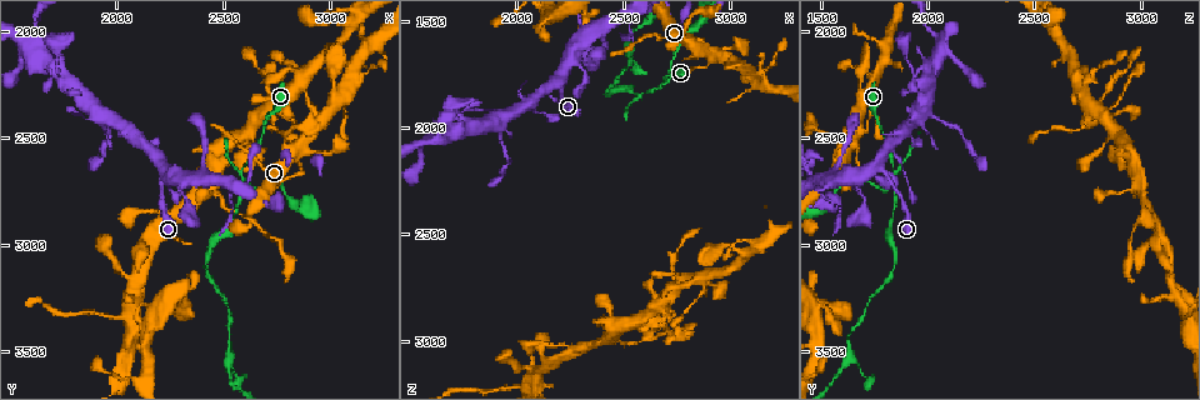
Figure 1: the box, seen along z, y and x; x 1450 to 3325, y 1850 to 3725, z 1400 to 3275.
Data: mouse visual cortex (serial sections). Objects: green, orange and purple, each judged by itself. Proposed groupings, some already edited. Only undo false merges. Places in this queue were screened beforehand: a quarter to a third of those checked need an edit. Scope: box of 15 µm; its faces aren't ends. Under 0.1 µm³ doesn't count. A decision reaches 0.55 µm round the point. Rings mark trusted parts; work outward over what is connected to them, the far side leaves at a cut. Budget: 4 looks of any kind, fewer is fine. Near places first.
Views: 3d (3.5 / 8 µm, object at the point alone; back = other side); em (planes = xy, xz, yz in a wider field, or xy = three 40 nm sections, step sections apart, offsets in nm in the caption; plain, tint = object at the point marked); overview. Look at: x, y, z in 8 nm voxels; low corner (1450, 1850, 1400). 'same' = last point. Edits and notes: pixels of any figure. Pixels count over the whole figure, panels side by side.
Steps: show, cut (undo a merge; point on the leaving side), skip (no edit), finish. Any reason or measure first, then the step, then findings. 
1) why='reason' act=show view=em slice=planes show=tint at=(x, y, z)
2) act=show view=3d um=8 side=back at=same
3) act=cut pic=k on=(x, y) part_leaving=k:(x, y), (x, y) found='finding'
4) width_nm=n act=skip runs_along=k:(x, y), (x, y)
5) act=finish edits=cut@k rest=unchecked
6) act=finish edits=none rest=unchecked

why='calibre changes' act=show view=3d um=3.5 side=back at=(2690, 2420, 1760)

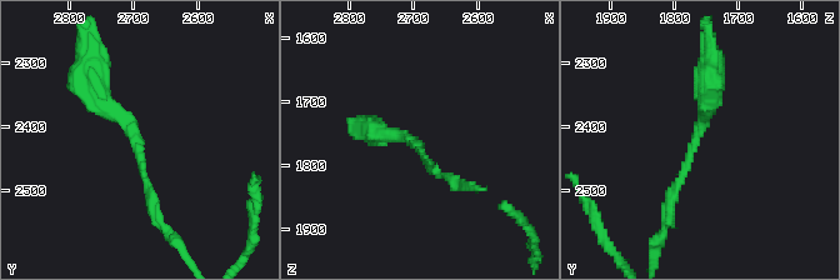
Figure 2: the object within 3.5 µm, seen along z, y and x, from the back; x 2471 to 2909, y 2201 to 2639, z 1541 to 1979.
arm_widths_nm=100,250 act=show view=em slice=planes show=tint at=(2695, 2415, 1765)

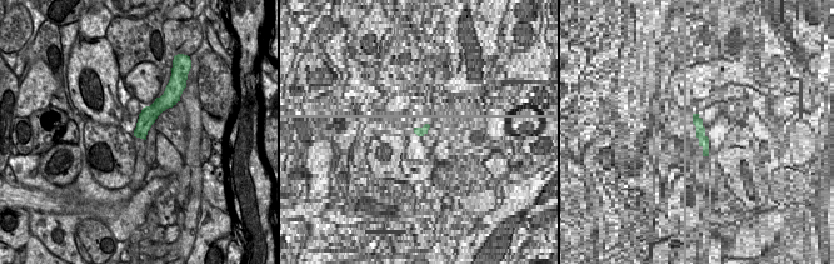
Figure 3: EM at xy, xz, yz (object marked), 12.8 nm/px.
width_nm=220 act=skip runs_along=2:(86, 76), (136, 138), (151, 214) found='one cell here'

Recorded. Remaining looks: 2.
why='small branch off a trunk' act=show view=3d um=3.5 at=(2810, 2560, 1600)

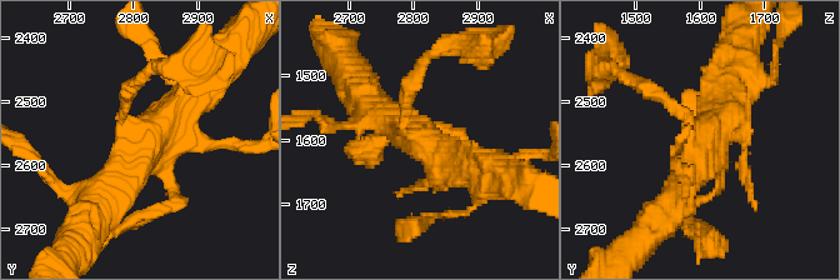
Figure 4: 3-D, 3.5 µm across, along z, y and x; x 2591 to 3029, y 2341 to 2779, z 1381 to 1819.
why='shape alone is not enough' act=show view=em slice=planes show=tint at=(2820, 2560, 1605)

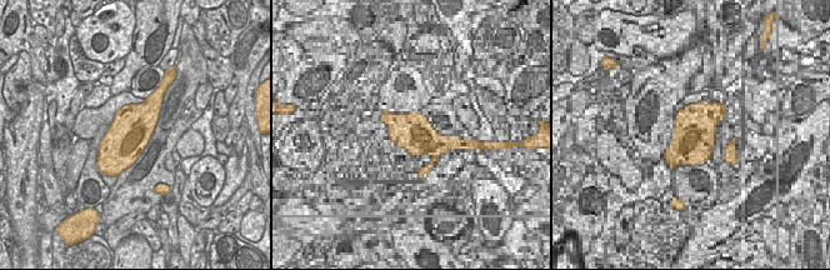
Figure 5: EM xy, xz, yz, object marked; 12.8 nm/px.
width_nm=550 act=skip runs_along=4:(96, 201), (204, 83) found='all the same cell'

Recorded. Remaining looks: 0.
act=finish edits=none rest=unchecked

